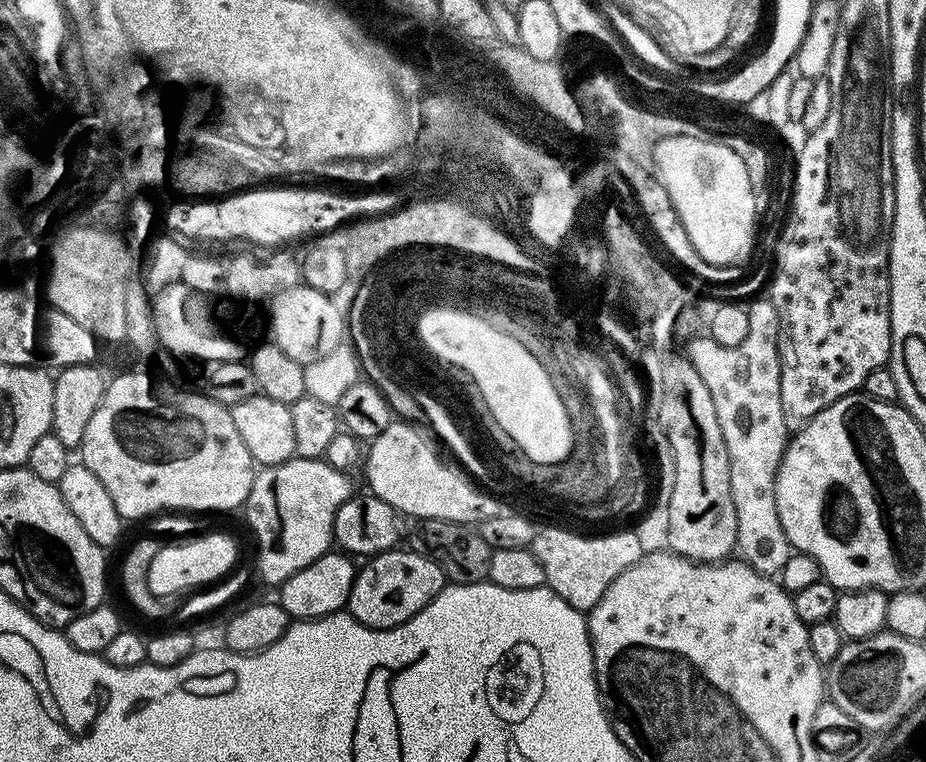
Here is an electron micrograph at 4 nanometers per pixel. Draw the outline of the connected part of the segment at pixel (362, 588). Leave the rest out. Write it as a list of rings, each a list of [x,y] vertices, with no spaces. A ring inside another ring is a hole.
[[[393,550],[390,552],[380,552],[367,561],[365,568],[361,567],[356,573],[352,589],[348,595],[346,611],[359,624],[366,628],[393,628],[418,614],[433,600],[437,594],[446,587],[446,577],[444,571],[436,565],[431,556],[420,552],[400,552]]]

